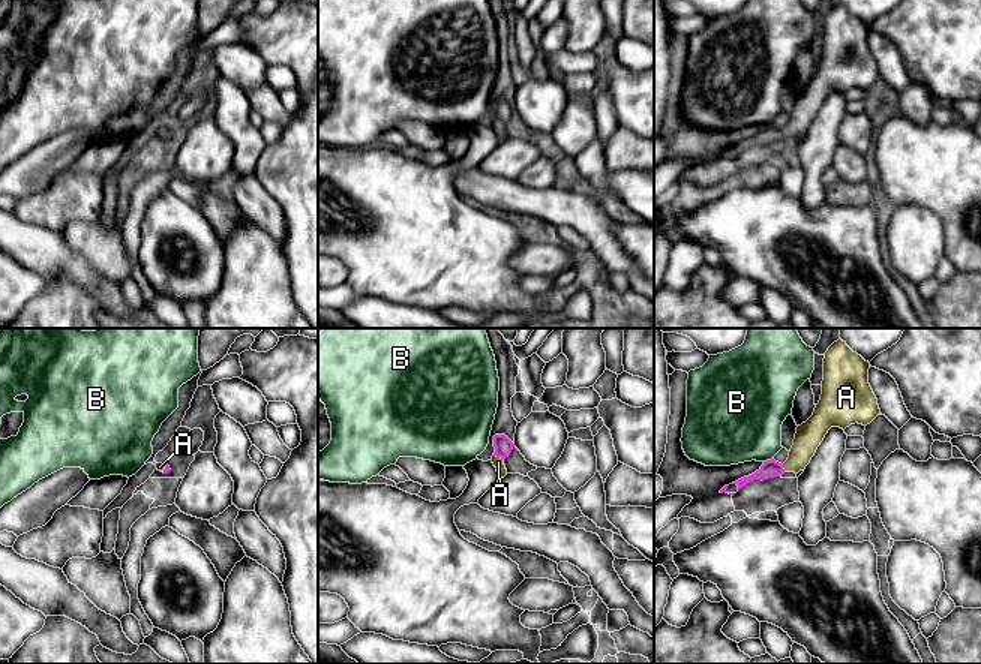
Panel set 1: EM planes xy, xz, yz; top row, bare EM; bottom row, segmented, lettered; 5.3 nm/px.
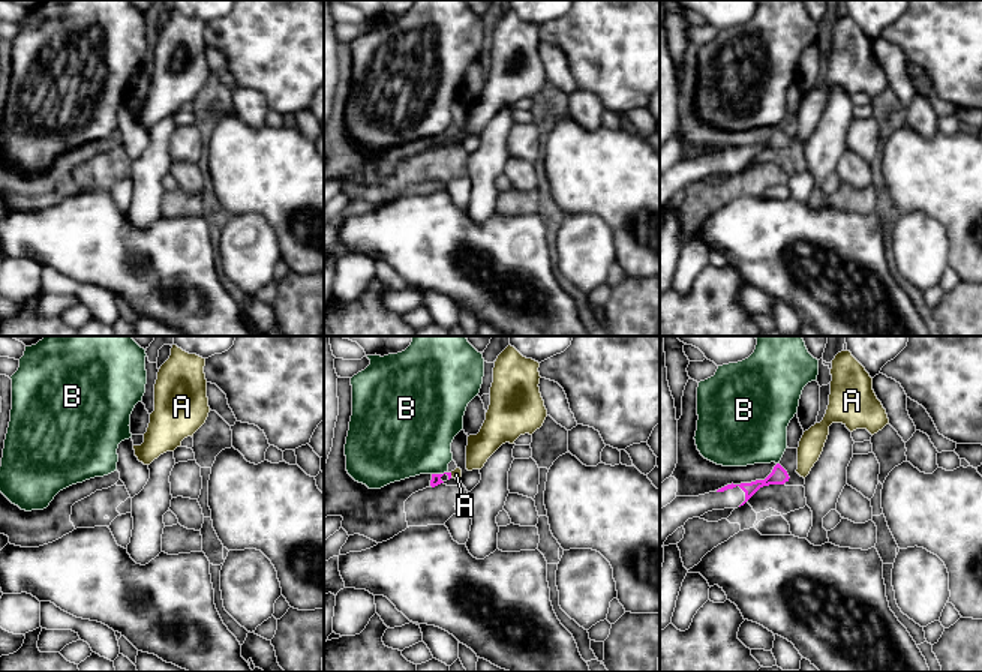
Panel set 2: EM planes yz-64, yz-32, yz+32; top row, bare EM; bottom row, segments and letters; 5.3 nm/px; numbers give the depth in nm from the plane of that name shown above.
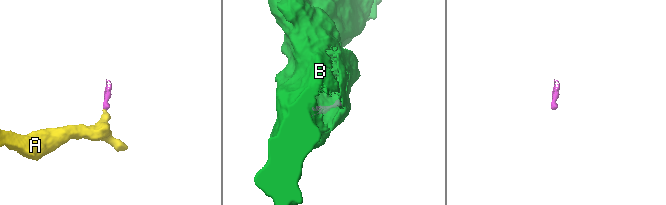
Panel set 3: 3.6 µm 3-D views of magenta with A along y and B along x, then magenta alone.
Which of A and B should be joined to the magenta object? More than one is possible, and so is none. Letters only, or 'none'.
A

